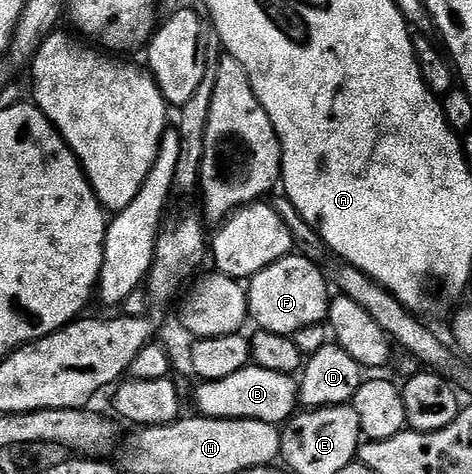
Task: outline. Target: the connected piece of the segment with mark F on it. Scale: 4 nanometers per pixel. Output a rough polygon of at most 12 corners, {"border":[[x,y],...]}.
{"border":[[308,256],[251,276],[249,319],[293,337],[330,315],[332,291]]}

